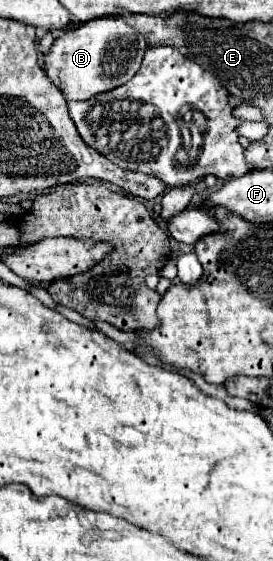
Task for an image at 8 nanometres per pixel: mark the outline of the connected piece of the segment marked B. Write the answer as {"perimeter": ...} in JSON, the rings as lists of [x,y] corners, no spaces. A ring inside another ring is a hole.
{"perimeter":[[[101,18],[55,36],[51,50],[43,54],[43,68],[47,78],[65,94],[67,100],[89,100],[131,80],[141,66],[145,50],[147,44],[143,36],[121,18]]]}

